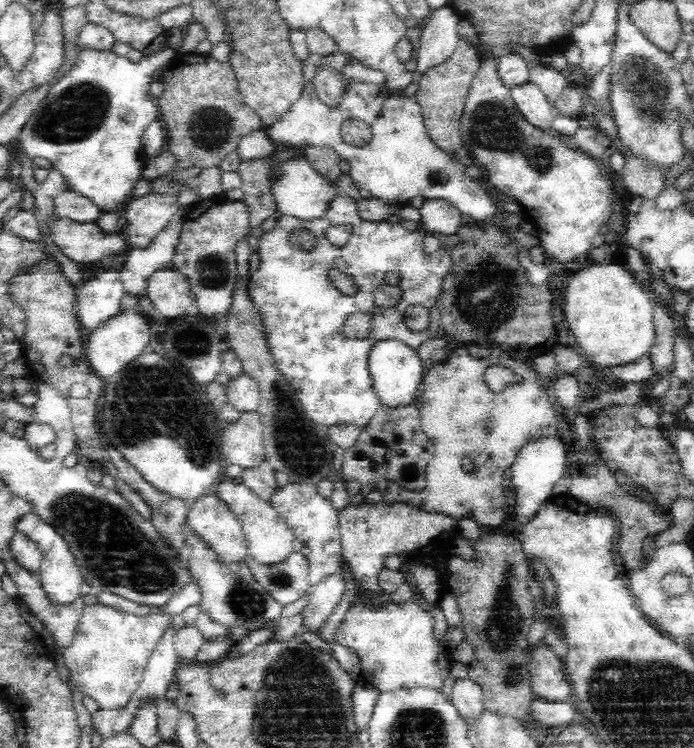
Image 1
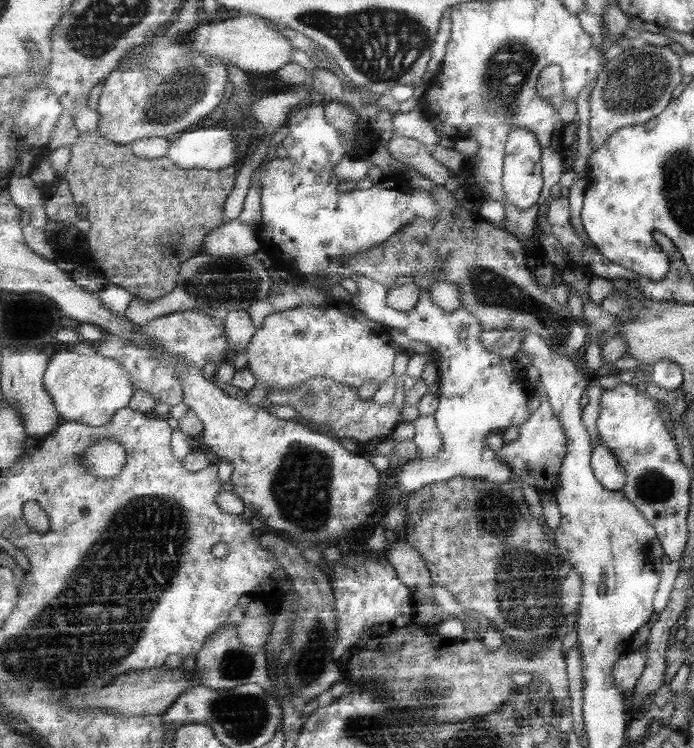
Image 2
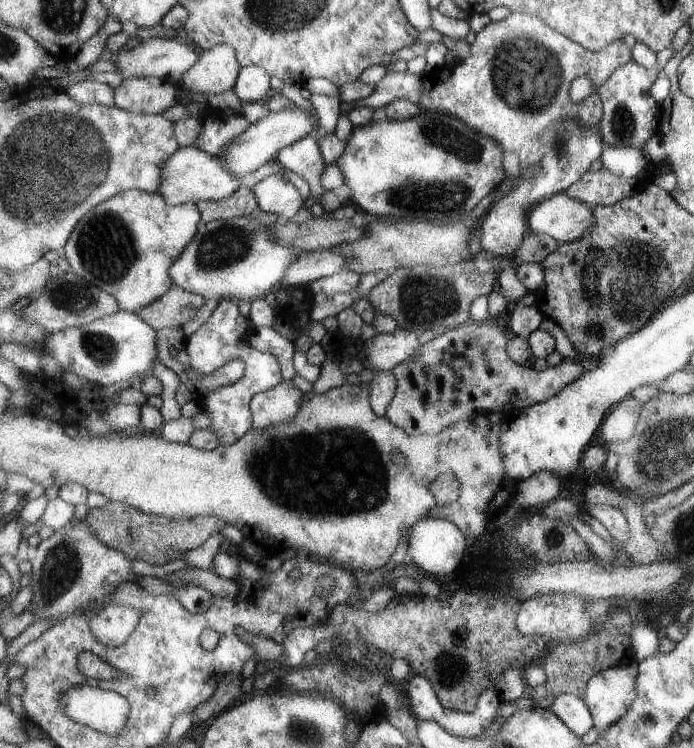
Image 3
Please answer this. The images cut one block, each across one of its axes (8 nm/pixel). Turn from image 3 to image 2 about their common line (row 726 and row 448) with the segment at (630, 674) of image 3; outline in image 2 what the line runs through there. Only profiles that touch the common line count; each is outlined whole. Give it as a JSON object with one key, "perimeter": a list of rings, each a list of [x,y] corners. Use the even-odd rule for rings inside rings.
{"perimeter":[[[599,436],[599,448],[593,452],[593,470],[601,484],[613,492],[623,492],[627,484],[627,472],[625,466],[621,466],[619,458],[605,446],[605,442]]]}

